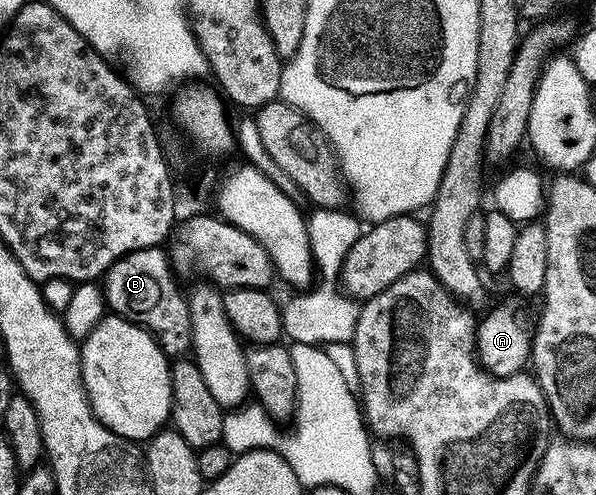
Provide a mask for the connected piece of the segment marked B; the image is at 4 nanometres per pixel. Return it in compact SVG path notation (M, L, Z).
M162 245L150 246L121 256L102 279L103 296L116 315L146 328L168 356L183 356L192 349L188 295L179 291L168 251Z

